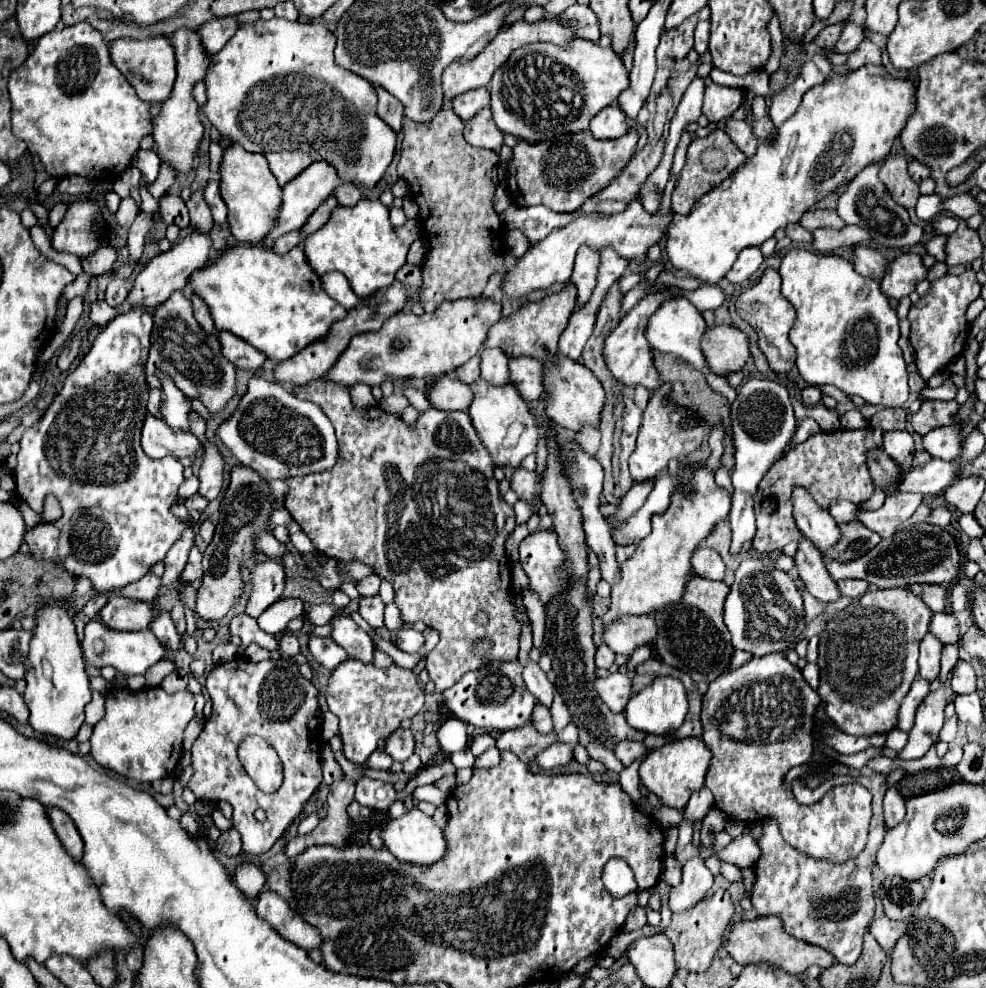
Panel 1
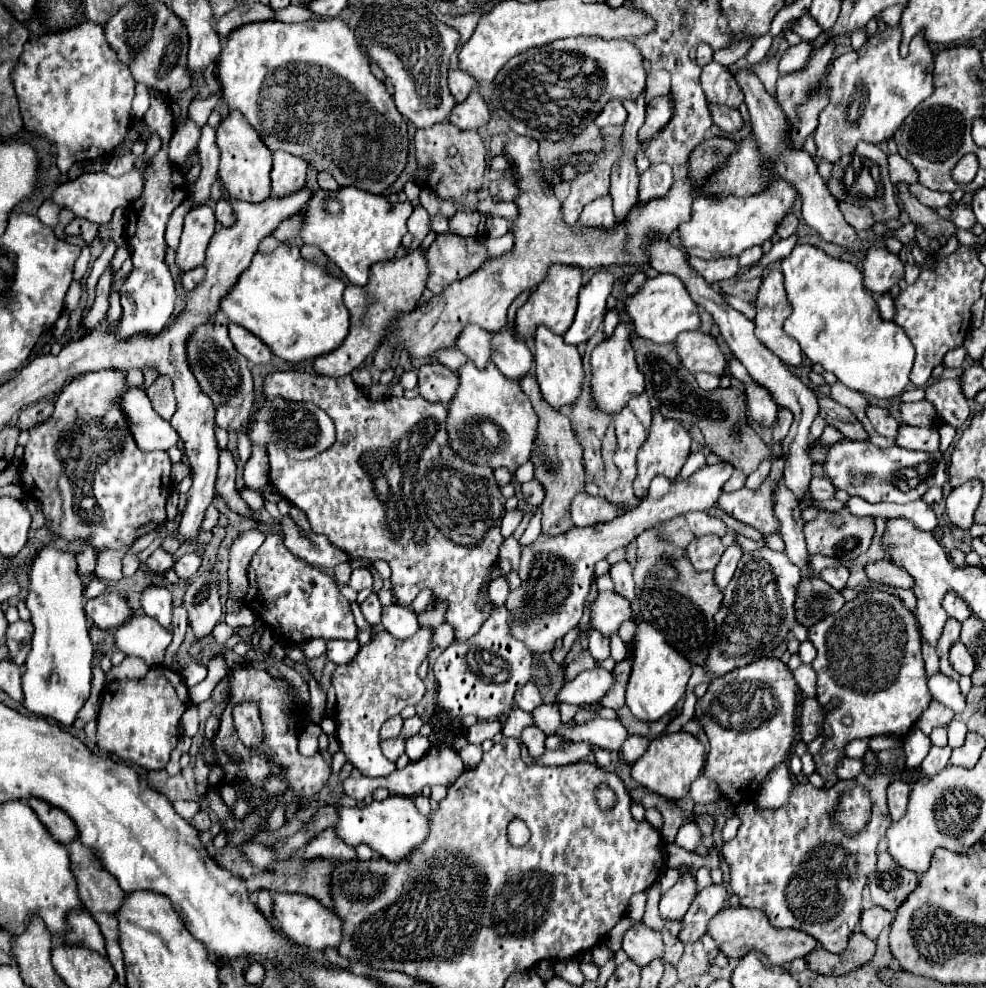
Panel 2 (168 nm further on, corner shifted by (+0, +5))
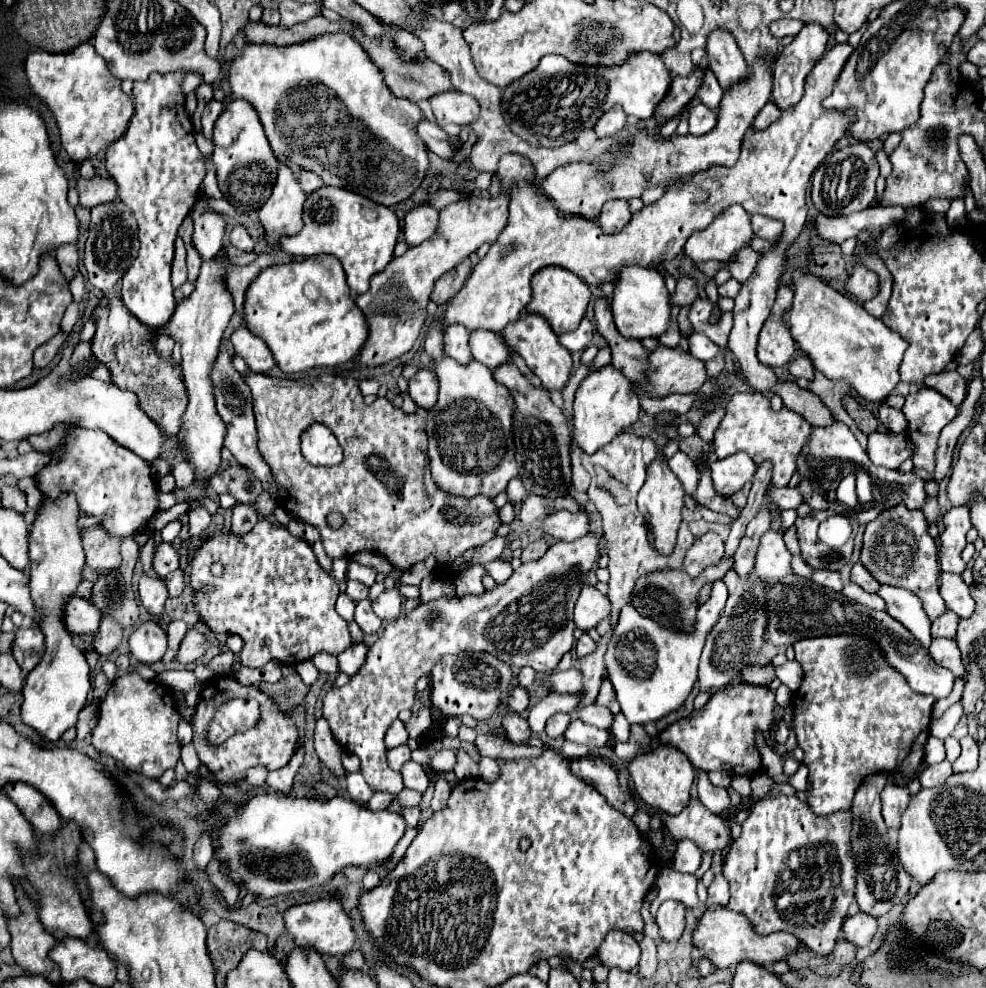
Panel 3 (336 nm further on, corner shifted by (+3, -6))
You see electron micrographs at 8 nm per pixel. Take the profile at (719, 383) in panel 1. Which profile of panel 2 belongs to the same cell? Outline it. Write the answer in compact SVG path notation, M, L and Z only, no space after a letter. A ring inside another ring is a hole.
M696 374L696 380L702 386L702 390L716 390L720 384L720 378L714 374Z

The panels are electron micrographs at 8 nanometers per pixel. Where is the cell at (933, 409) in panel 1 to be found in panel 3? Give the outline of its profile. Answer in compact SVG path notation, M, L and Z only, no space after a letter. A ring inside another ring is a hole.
M887 401L879 403L879 419L893 433L903 433L903 429L907 429L907 419L903 417L903 413L895 407L889 407Z

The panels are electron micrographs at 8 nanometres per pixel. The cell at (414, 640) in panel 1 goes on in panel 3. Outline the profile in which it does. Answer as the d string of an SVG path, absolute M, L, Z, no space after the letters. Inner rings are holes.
M397 587L385 589L377 599L371 601L371 605L377 617L381 617L383 621L393 621L395 617L399 617L401 611L401 593Z

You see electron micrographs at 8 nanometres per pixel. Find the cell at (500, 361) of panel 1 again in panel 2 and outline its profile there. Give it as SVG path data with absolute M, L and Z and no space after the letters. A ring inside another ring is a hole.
M468 326L458 338L458 350L466 354L480 370L492 360L492 334L482 330L480 326Z

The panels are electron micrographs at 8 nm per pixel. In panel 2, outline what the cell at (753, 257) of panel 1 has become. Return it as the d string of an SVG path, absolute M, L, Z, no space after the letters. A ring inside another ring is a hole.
M690 258L690 266L700 276L704 276L704 280L708 284L728 280L728 278L732 278L732 276L736 276L740 272L738 258L722 258L722 262L702 262L698 258Z

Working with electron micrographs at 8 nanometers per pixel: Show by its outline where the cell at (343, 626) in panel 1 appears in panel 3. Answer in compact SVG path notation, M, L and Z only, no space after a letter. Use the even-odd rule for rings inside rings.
M261 517L257 525L243 537L235 537L229 529L221 529L209 535L193 553L189 583L193 589L193 605L201 617L201 623L213 633L235 633L245 641L239 653L239 663L245 667L263 667L269 661L297 665L317 653L339 655L353 643L349 637L347 621L335 611L335 601L339 597L337 581L327 571L323 571L311 545L305 539L291 535L287 527L265 517ZM213 563L223 565L223 573L219 577L211 575ZM205 583L213 585L211 595L201 593L201 585Z

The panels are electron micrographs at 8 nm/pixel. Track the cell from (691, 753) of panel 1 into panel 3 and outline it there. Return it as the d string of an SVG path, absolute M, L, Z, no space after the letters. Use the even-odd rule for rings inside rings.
M659 745L653 751L631 759L627 771L629 771L629 777L633 779L637 797L647 807L659 809L661 813L669 813L669 815L679 815L683 811L683 807L687 805L689 791L691 791L693 777L695 777L695 767L687 759L687 755L681 753L679 749L675 749L671 745Z

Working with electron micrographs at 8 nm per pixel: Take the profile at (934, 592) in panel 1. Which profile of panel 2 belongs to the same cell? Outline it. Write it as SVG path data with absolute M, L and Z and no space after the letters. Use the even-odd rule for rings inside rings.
M880 560L866 566L866 574L876 584L886 584L894 588L906 588L914 590L914 578L900 566L892 564L890 560Z

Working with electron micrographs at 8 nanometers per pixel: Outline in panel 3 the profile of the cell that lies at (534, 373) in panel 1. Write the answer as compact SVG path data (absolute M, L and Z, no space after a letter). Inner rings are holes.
M475 329L471 331L469 347L471 347L471 355L483 365L487 365L491 371L503 365L505 361L509 361L509 347L497 333Z

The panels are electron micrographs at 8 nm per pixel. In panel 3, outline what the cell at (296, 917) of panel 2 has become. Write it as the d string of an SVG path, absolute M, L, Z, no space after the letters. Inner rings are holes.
M319 899L319 901L295 905L287 909L285 921L287 921L287 931L295 937L295 945L299 947L311 945L323 955L345 955L353 949L353 941L355 941L353 921L337 899Z

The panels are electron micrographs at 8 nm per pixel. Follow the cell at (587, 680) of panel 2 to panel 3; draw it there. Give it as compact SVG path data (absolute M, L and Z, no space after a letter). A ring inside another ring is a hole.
M549 693L547 697L543 697L541 701L537 701L527 715L527 723L531 727L533 733L543 733L545 723L551 715L555 713L571 713L575 709L575 703L579 703L579 695L571 695L571 697L555 697L555 693Z

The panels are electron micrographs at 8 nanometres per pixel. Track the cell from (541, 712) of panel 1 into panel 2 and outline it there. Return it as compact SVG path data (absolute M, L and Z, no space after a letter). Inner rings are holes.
M528 682L522 690L518 690L518 698L516 698L516 706L526 710L526 712L532 712L534 708L538 708L542 704L542 696L536 688L534 682Z

